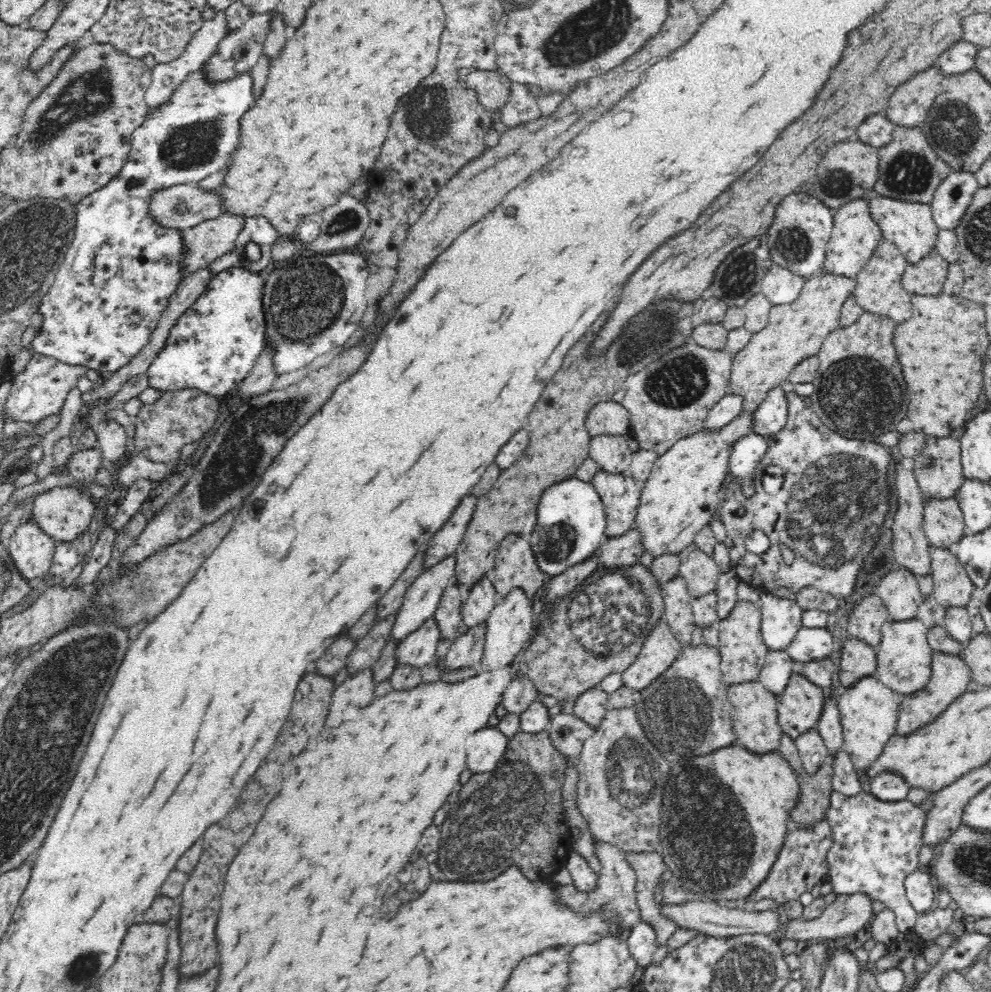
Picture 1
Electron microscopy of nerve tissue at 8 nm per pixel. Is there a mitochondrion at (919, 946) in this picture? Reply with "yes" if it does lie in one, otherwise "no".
no

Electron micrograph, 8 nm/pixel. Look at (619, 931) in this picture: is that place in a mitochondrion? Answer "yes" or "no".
no

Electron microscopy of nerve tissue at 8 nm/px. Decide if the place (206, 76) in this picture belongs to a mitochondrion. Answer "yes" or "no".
no

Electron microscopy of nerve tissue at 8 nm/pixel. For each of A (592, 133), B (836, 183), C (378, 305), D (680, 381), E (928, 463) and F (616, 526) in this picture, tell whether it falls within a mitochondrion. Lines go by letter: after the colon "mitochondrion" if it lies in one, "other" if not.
A: other
B: mitochondrion
C: other
D: mitochondrion
E: mitochondrion
F: other

